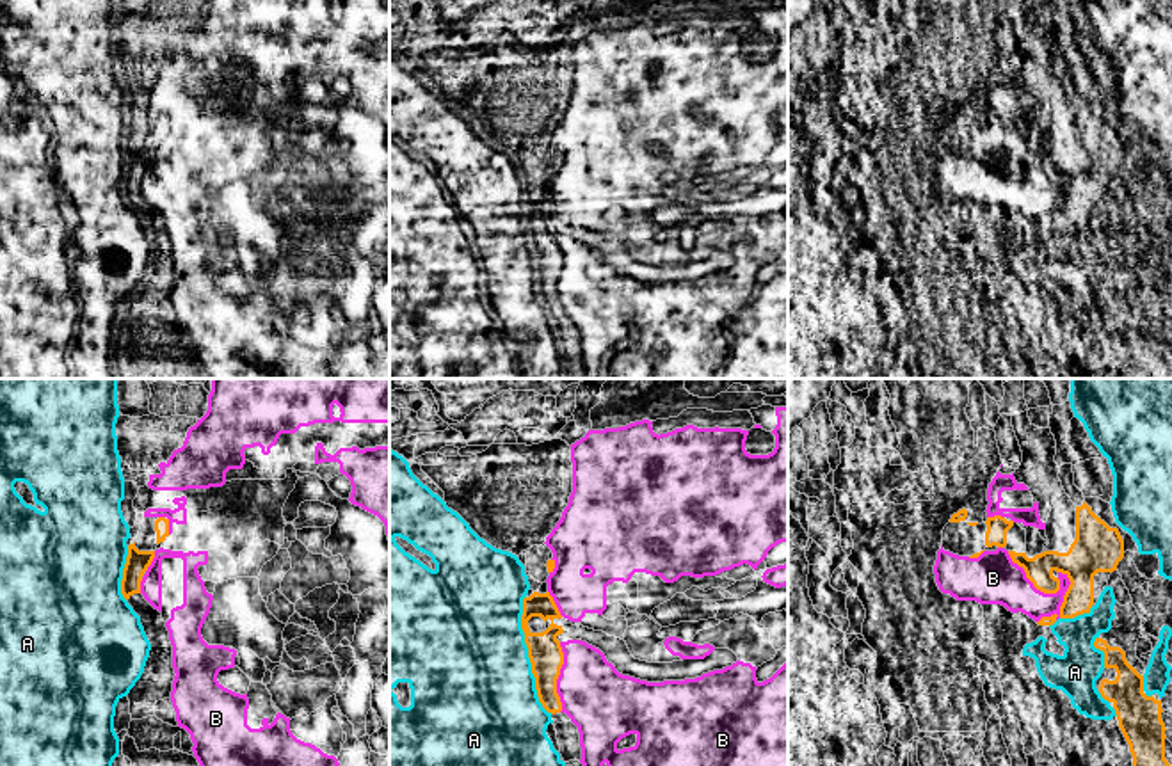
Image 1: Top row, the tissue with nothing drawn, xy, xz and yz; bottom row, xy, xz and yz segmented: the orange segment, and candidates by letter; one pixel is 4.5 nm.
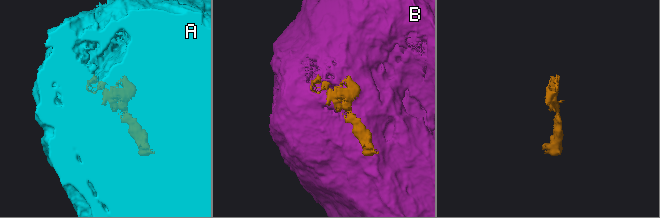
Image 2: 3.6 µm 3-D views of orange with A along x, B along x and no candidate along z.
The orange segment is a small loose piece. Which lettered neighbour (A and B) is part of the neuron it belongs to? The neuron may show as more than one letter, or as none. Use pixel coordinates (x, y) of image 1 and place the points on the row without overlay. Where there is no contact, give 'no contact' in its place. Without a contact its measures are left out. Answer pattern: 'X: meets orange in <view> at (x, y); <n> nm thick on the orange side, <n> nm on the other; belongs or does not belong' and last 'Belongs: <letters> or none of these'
A: meets orange in xz at (529, 258); 150 nm thick on the orange side, 500 nm on the other; belongs
B: meets orange in yz at (1062, 205); 180 nm thick on the orange side, 170 nm on the other; does not belong
Belongs: A

